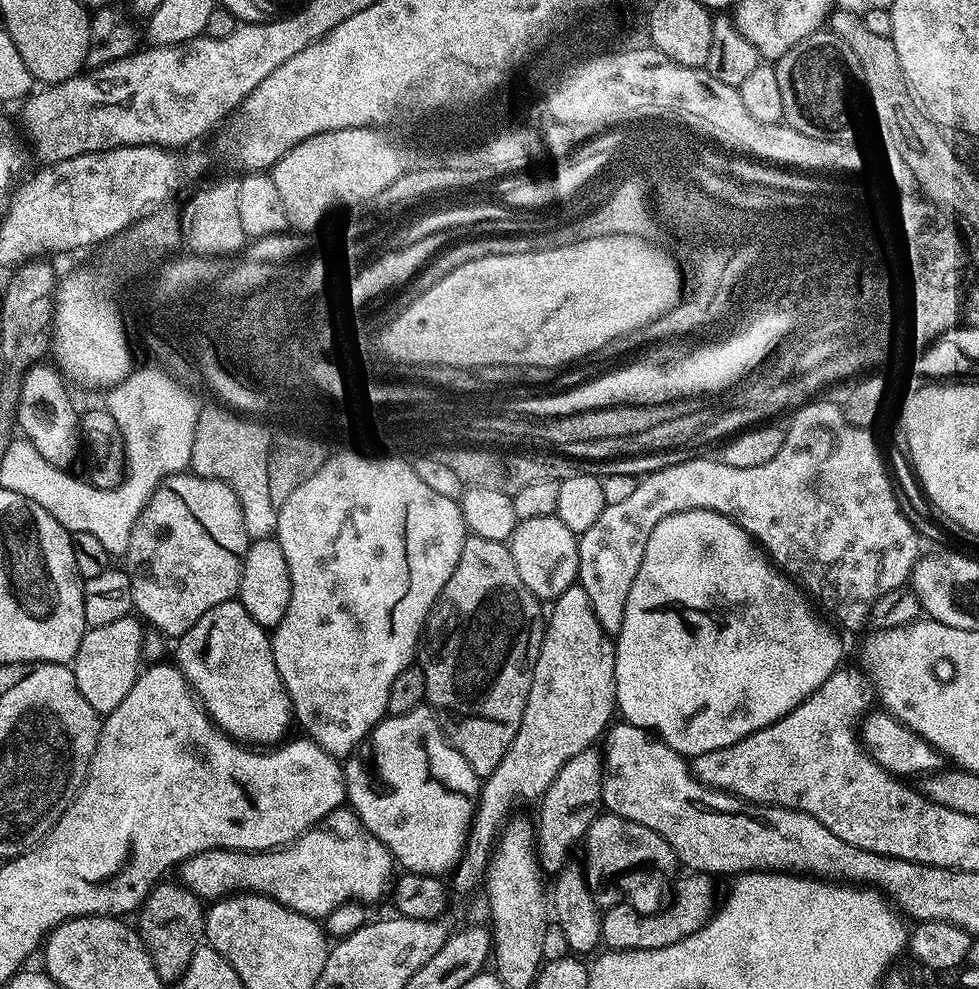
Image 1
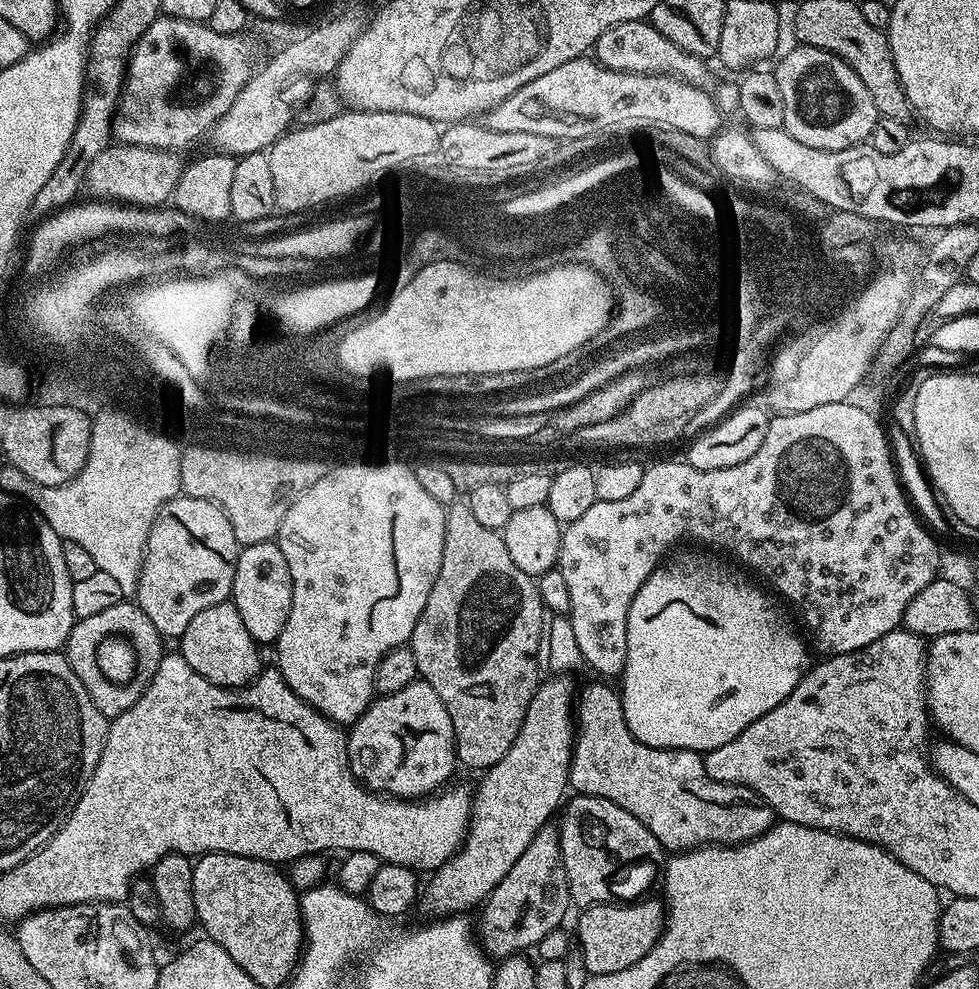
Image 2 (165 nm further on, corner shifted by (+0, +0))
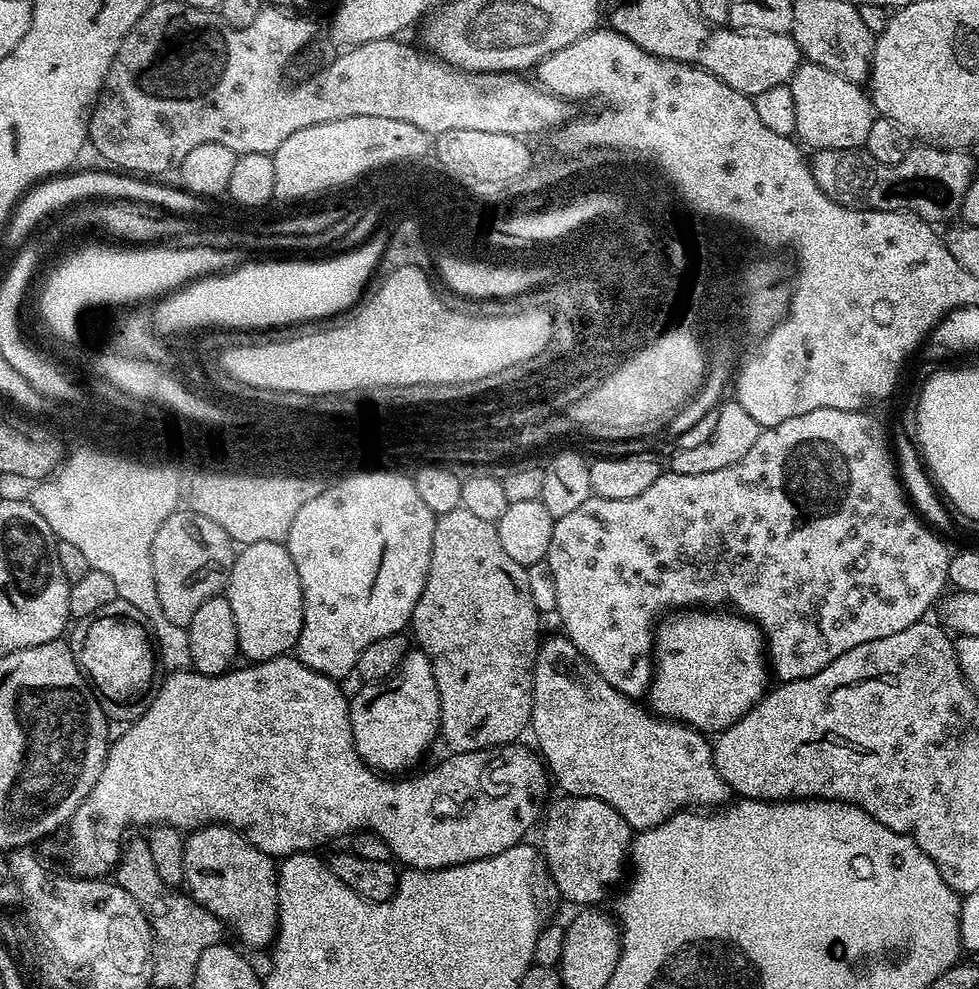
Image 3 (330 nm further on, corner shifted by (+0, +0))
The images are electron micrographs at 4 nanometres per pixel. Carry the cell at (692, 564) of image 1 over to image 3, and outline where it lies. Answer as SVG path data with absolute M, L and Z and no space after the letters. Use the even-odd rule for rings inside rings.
M696 606L683 610L672 610L654 628L654 675L646 693L646 701L648 700L649 704L647 704L647 707L655 715L665 720L674 720L681 724L686 724L690 728L695 728L697 732L719 734L724 729L729 728L734 722L738 722L738 718L745 716L765 696L770 688L768 676L770 680L770 664L766 659L766 641L764 634L756 623L748 619L747 616L733 614L728 610L701 610Z

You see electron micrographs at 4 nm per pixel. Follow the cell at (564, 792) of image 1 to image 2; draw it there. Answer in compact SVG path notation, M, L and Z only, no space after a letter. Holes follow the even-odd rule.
M549 822L538 830L538 834L534 834L534 838L530 838L530 846L526 846L526 851L518 857L518 862L514 862L514 866L510 866L510 874L506 874L506 878L502 878L502 882L498 882L498 886L494 886L494 890L488 895L487 900L482 905L484 913L480 916L480 924L478 920L478 944L483 948L485 953L492 958L507 958L523 953L525 950L535 949L538 942L542 942L542 938L546 938L546 934L550 934L550 930L561 927L565 923L564 915L567 914L568 908L573 907L572 895L570 894L570 886L566 878L566 870L562 866L562 846L560 845L560 829L555 823Z

